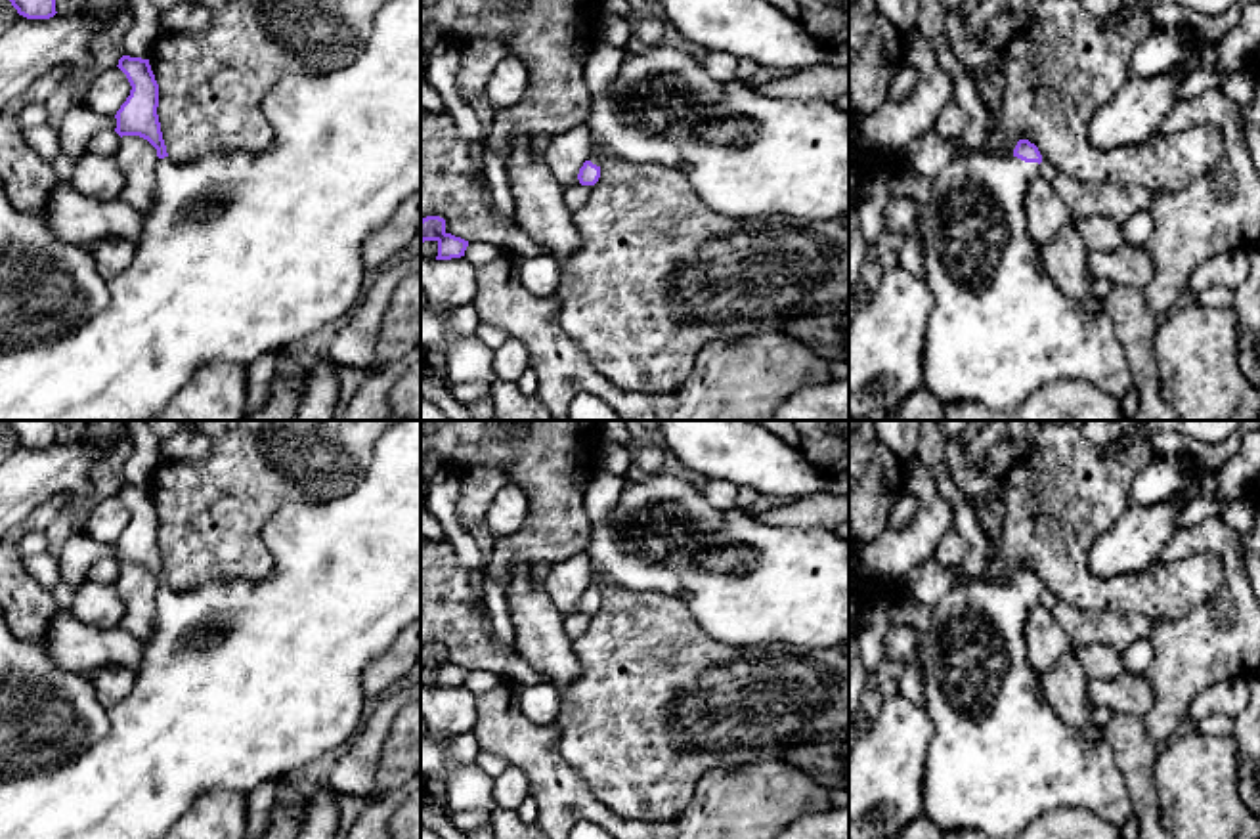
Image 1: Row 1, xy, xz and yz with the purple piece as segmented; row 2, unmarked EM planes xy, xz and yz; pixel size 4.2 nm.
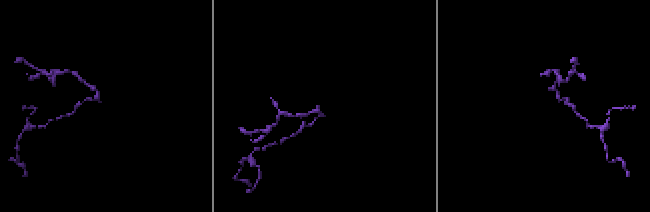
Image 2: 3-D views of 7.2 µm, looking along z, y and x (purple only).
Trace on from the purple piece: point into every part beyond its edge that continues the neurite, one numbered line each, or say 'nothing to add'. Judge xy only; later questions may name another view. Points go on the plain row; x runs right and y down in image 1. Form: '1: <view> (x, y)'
1: xy (241, 681)

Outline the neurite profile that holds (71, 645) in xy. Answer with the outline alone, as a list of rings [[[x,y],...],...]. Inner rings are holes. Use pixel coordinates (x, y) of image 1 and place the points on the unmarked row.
[[[61,610],[48,627],[48,636],[38,644],[50,659],[69,671],[92,675],[101,667],[124,667],[138,673],[143,642],[124,627],[88,627]]]

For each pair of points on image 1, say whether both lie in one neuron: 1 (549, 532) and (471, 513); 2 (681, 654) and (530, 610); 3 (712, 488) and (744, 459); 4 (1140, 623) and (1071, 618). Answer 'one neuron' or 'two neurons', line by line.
1: two neurons
2: two neurons
3: two neurons
4: one neuron

